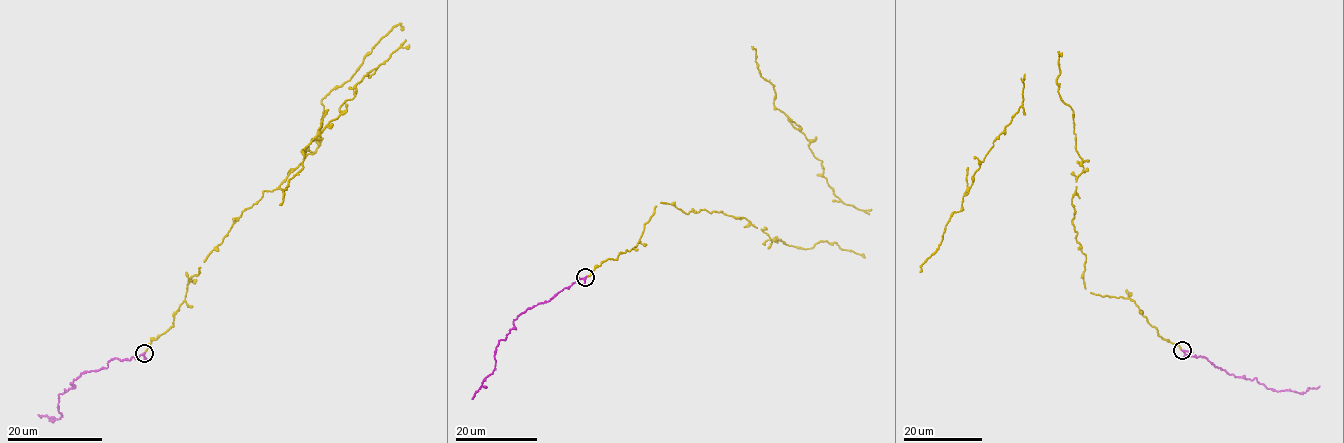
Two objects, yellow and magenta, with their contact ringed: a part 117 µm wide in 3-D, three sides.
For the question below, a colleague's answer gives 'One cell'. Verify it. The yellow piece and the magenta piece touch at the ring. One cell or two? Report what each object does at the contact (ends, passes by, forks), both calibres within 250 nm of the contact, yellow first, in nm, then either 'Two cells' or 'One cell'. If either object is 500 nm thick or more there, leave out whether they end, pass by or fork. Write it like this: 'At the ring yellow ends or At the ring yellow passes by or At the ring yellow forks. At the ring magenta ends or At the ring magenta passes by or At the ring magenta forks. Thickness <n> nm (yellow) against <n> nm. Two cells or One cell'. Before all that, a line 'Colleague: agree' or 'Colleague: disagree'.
Colleague: agree
At the ring yellow ends. At the ring magenta passes by. Thickness 180 nm (yellow) against 240 nm. One cell

